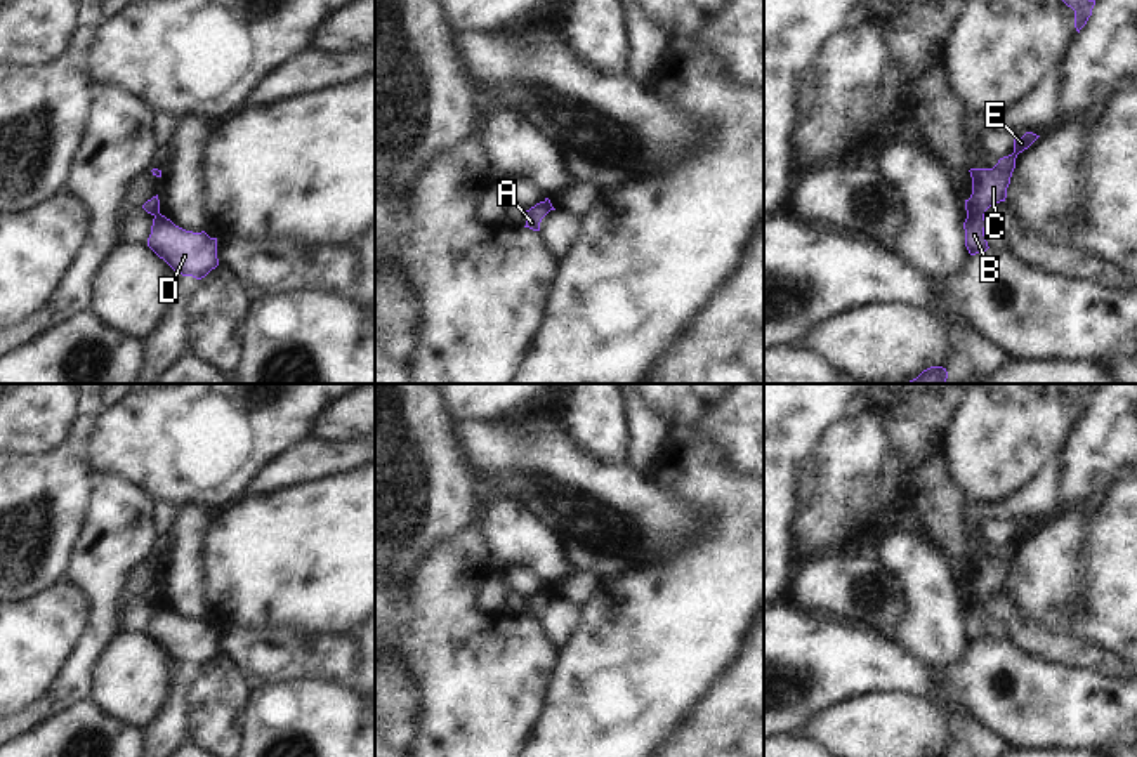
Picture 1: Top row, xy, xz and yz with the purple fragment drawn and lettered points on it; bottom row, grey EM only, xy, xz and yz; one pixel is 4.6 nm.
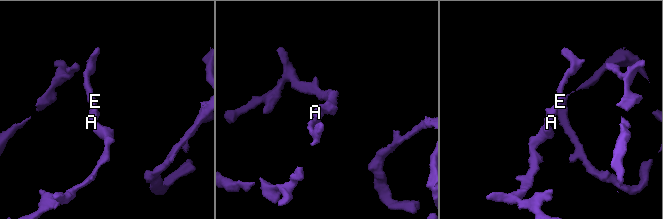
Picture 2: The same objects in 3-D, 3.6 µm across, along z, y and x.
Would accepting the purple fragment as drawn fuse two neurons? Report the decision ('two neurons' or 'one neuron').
two neurons

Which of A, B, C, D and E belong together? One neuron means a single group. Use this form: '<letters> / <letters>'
A C E / B D

